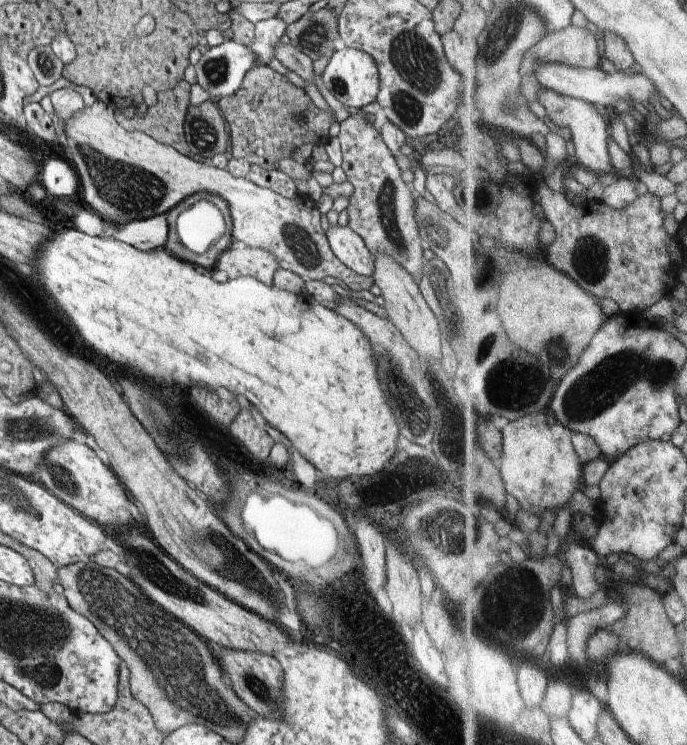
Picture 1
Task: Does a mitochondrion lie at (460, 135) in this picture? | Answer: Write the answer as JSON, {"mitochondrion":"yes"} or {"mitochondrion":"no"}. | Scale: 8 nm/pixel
{"mitochondrion":"no"}

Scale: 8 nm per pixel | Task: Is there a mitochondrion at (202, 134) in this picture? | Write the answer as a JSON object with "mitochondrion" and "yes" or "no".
{"mitochondrion":"yes"}

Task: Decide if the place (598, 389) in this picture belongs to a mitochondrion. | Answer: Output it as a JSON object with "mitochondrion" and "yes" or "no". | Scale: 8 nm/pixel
{"mitochondrion":"yes"}

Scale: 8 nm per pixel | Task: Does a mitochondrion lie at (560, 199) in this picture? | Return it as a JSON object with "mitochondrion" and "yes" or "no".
{"mitochondrion":"no"}

